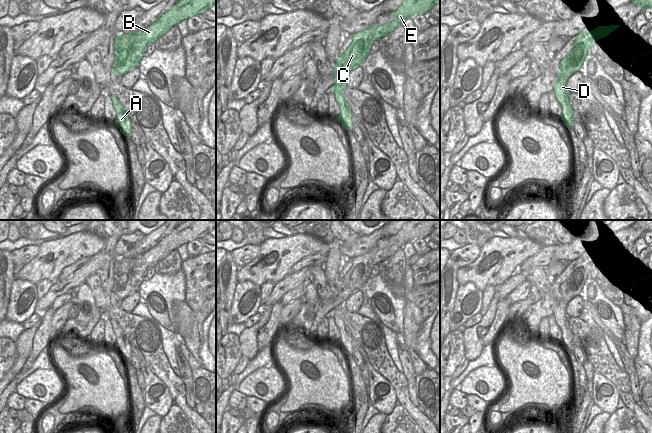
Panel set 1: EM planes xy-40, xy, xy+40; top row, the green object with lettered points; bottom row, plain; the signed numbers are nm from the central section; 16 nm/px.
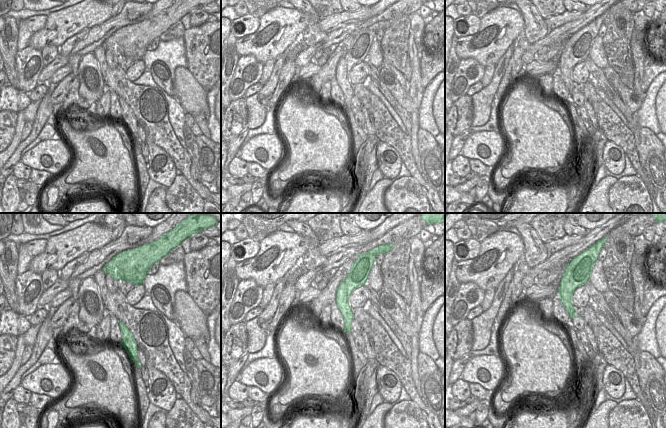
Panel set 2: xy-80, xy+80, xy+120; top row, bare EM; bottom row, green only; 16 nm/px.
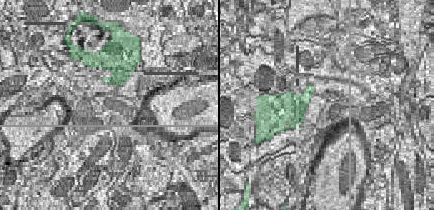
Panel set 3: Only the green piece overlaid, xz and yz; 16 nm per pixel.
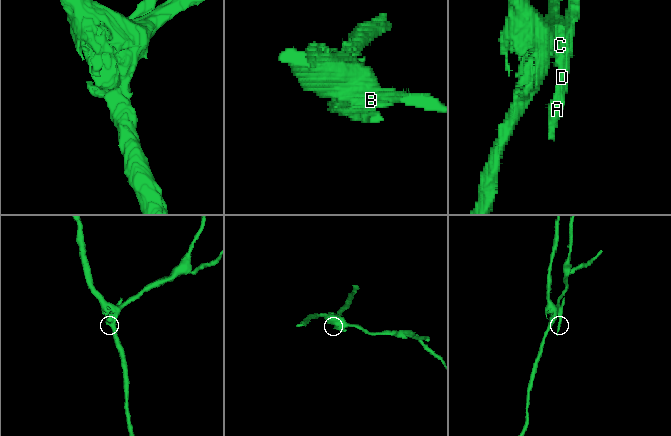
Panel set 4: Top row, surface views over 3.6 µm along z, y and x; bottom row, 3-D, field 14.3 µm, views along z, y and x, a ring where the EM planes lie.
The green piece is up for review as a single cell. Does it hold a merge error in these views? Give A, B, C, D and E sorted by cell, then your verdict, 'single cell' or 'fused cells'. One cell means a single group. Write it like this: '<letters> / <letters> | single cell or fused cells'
A C D / B E | fused cells

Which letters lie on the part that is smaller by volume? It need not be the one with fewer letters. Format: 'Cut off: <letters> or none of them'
Cut off: A, C, D.

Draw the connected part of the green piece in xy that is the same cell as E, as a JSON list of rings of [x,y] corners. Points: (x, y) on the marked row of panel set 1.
[[[404,0],[400,7],[390,13],[395,18],[393,21],[386,24],[374,24],[361,32],[352,34],[352,42],[363,41],[362,49],[364,53],[362,55],[366,59],[374,41],[380,40],[394,31],[406,19],[413,18],[415,15],[428,13],[439,3],[440,0]]]

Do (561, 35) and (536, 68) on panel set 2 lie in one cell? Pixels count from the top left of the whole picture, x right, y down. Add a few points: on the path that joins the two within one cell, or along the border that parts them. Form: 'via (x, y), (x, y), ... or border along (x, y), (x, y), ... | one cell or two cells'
border along (533, 59), (524, 65) | two cells

